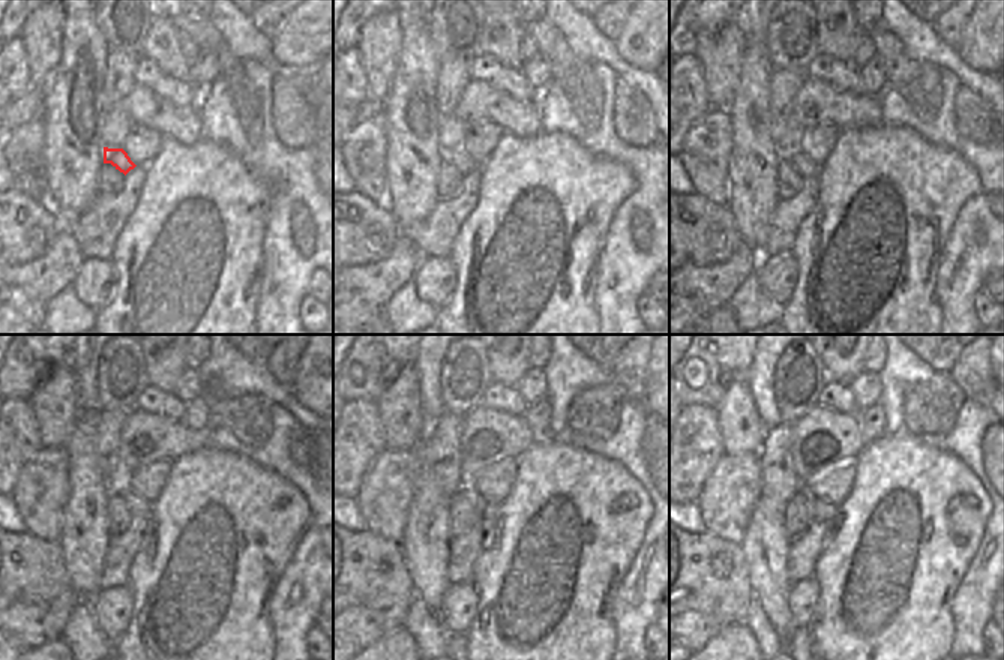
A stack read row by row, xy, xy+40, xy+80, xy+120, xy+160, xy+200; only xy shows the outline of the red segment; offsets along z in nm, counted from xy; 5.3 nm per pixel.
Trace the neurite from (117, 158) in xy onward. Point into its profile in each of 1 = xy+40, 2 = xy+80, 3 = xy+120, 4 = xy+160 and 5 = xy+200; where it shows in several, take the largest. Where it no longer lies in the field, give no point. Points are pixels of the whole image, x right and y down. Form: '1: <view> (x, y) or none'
1: xy+40 (458, 158)
2: xy+80 (808, 168)
3: xy+120 (137, 504)
4: xy+160 (486, 510)
5: xy+200 (826, 512)

